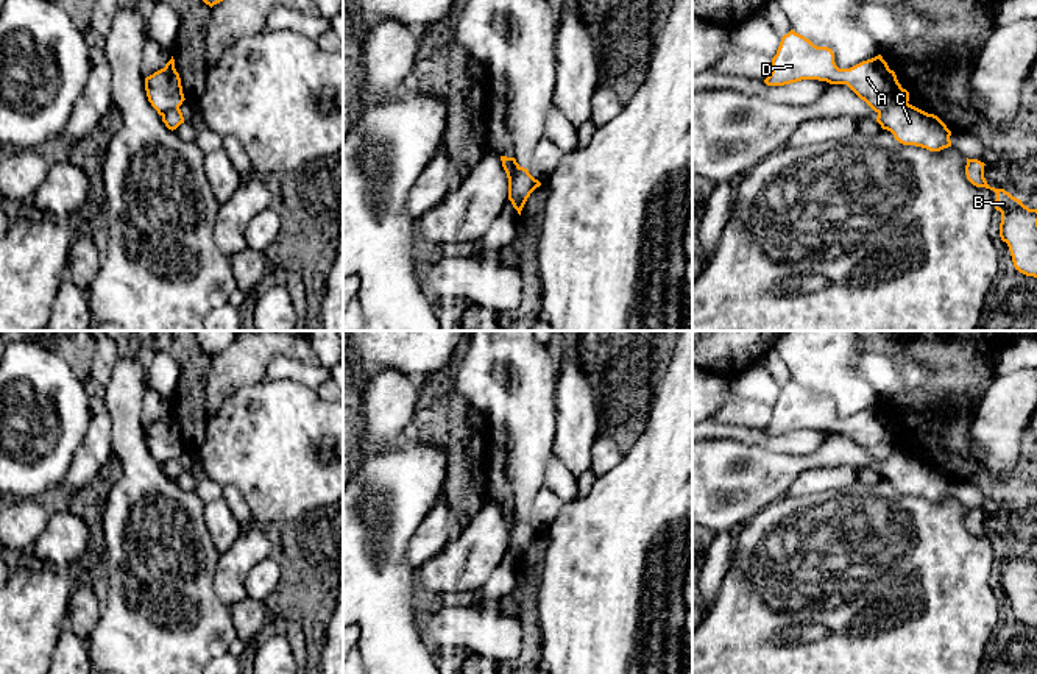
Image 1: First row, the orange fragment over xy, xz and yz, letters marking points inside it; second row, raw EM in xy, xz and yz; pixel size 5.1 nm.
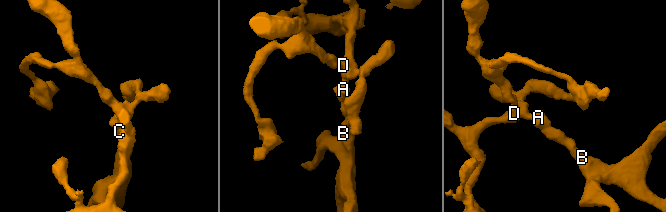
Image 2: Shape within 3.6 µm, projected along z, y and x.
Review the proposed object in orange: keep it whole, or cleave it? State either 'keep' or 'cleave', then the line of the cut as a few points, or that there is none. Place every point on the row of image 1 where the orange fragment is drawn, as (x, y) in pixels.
cleave; cut in yz along (906, 102), (891, 105), (878, 113)

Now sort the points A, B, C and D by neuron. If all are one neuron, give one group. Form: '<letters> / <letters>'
A D / B C

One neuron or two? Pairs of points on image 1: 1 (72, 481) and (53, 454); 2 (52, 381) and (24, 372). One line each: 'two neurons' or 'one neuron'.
1: two neurons
2: one neuron

